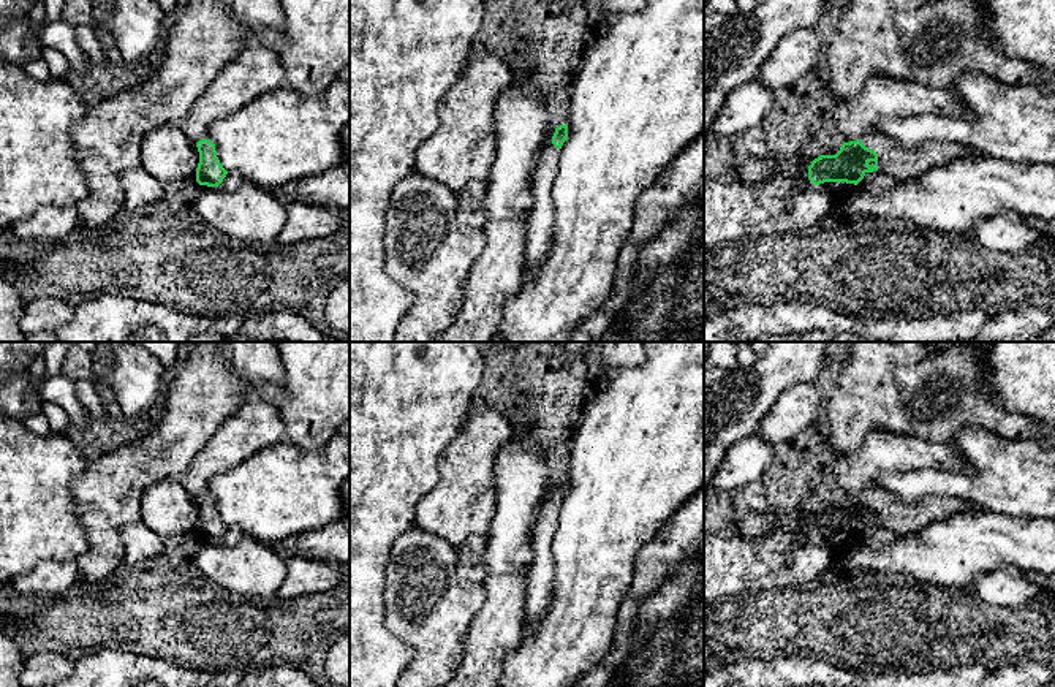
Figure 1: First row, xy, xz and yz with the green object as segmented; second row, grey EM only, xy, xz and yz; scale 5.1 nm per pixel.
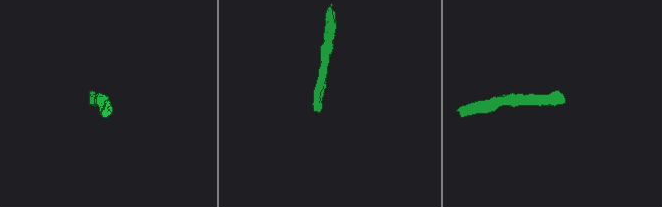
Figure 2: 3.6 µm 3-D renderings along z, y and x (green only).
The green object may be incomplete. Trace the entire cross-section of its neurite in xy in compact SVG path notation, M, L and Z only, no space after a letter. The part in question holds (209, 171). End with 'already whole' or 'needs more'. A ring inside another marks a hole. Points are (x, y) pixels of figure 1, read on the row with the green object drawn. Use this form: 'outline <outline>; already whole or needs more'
outline M210 139L196 142L199 152L199 163L196 168L196 182L199 185L218 187L226 177L228 171L221 166L215 144Z; already whole

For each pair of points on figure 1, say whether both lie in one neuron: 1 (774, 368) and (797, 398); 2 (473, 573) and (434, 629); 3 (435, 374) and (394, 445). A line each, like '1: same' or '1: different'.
1: different
2: different
3: same

